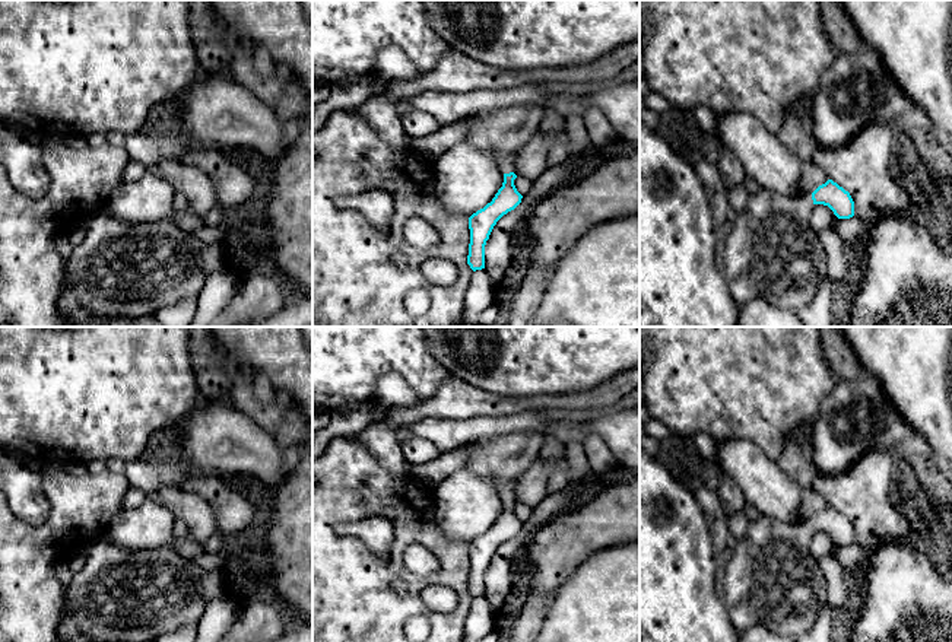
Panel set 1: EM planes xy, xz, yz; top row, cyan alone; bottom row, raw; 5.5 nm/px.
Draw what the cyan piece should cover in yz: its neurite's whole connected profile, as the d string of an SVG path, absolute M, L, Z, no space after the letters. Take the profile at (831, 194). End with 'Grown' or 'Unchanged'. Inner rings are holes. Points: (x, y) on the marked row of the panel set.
M832 179L819 185L810 197L787 197L767 188L749 194L746 209L723 236L723 276L739 306L759 298L777 308L797 312L816 296L826 277L828 258L819 233L810 226L815 204L828 206L838 219L854 216L850 193Z. Grown

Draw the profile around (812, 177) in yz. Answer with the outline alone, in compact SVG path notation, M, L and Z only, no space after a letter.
M806 162L802 174L802 191L799 196L809 196L822 184L828 181L828 175L816 163Z

